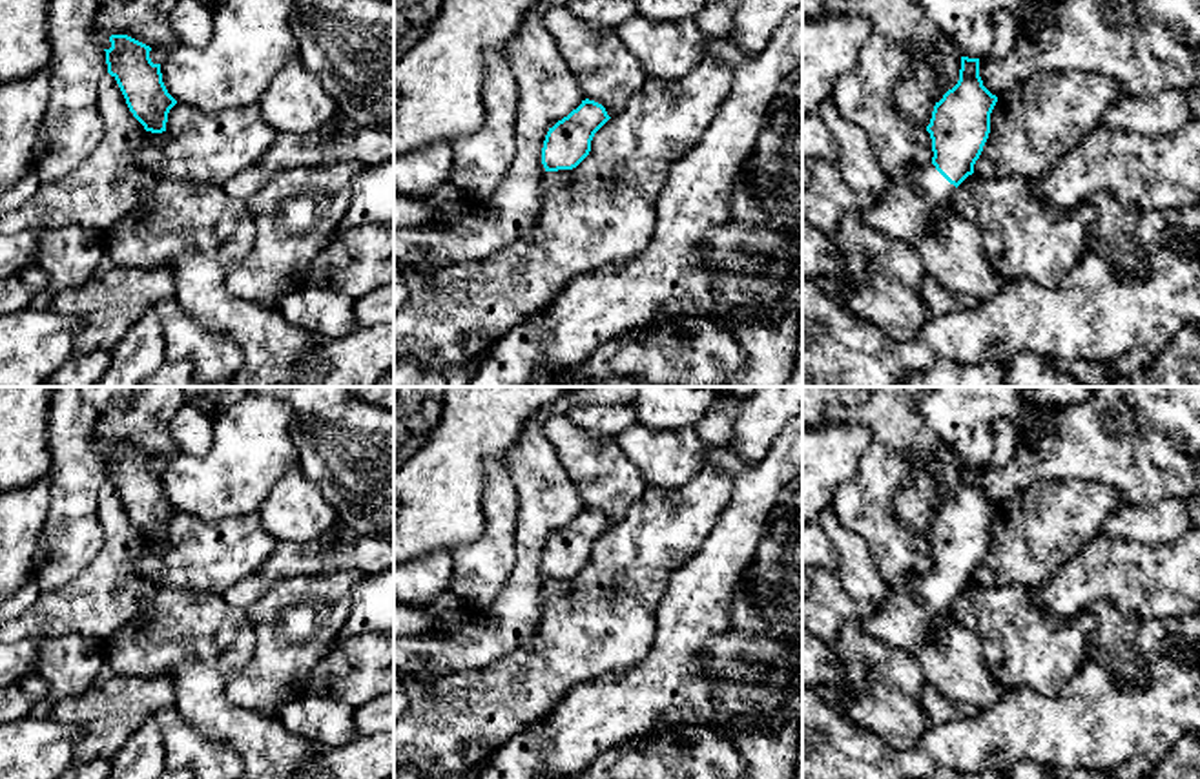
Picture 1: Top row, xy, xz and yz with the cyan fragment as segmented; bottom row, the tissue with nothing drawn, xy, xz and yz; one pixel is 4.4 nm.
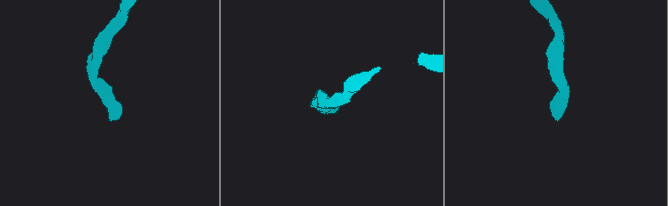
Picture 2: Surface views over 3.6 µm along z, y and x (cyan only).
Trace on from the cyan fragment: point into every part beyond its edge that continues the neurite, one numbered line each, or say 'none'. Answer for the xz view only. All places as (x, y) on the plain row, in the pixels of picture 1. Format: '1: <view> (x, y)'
none

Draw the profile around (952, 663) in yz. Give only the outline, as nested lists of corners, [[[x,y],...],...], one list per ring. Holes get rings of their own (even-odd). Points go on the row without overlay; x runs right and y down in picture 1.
[[[957,622],[937,637],[926,639],[914,655],[925,682],[954,704],[974,704],[983,711],[1009,691],[990,677],[979,639]]]

